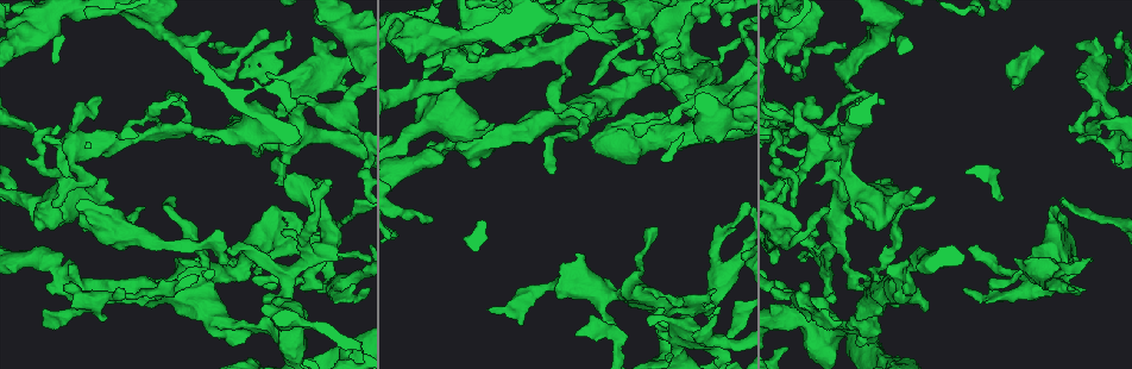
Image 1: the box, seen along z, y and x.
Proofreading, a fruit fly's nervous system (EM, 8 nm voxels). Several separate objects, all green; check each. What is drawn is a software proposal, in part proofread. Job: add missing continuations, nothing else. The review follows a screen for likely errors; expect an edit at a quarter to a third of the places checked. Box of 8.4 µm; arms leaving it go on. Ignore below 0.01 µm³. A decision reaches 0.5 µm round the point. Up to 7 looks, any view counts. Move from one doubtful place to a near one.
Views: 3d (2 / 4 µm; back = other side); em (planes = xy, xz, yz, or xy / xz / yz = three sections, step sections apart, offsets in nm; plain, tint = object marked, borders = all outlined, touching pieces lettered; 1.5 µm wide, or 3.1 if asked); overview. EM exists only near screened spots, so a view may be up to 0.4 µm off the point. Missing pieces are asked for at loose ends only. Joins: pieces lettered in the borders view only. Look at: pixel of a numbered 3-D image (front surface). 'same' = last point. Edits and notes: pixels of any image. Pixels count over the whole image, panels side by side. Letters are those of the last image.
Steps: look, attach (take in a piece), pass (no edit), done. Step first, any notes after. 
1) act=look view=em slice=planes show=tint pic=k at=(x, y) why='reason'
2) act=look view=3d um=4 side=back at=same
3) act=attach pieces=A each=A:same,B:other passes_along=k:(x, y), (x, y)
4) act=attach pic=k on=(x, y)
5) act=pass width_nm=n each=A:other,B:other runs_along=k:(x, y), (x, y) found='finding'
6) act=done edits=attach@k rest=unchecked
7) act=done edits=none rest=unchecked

act=look view=3d um=2 pic=1 at=(1072, 287) why='free end'

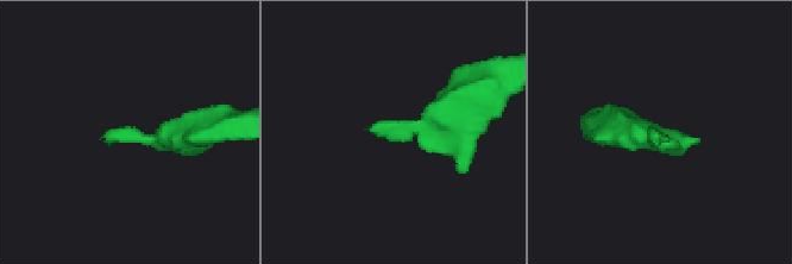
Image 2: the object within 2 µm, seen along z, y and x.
act=look view=em slice=xy step=8 show=tint pic=2 at=(373, 125)

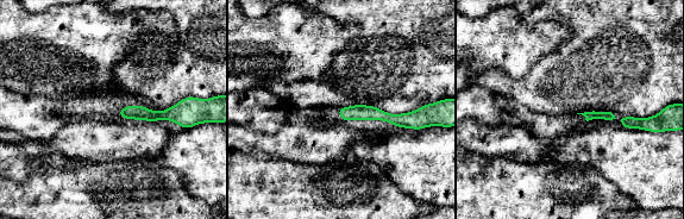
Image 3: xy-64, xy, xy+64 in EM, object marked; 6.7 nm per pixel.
act=look view=em slice=planes show=borders at=same

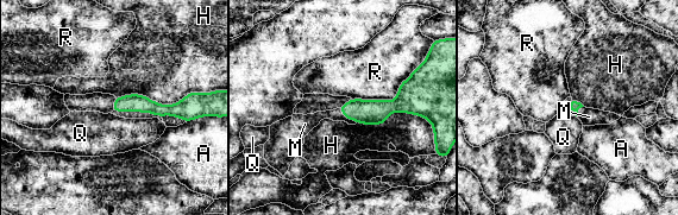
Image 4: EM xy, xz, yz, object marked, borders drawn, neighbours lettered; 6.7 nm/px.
act=attach pieces=M longest_contact=H:550nm each=A:other,H:other,M:same,Q:other,R:other found='it goes on there'

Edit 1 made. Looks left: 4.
act=look view=em slice=planes show=borders pic=1 at=(551, 174) why='thin end'

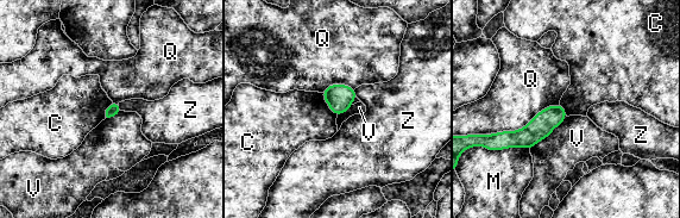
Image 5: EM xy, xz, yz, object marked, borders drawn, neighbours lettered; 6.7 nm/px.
act=pass each=C:other,M:other,Q:other,V:other,Z:other border=5:(321, 93), (328, 107), (337, 116) found='none of them fits'

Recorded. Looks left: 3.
act=look view=em slice=xy step=8 show=borders pic=1 at=(725, 28) why='thin end'

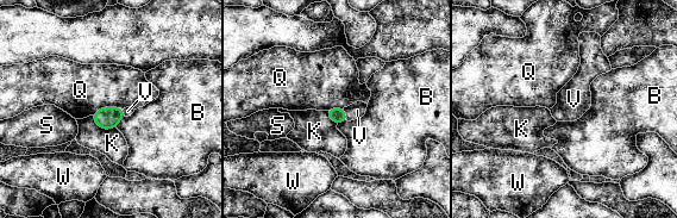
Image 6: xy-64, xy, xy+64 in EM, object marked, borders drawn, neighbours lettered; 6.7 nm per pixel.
act=look view=em slice=planes show=borders at=same

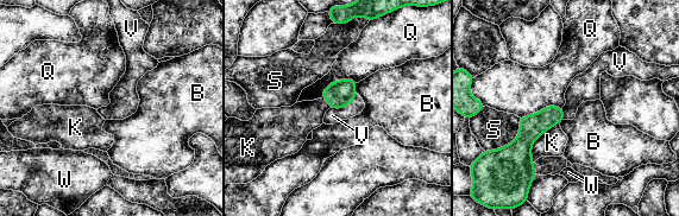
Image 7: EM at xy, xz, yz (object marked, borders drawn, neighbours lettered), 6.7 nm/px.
act=attach pieces=V width_nm=140 each=B:other,K:other,Q:other,S:other,V:same,W:other passes_along=7:(339, 94), (345, 106), (332, 115) found='the neuron continues'

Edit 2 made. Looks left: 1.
act=done edits=attach@4,attach@7 rest=unchecked

